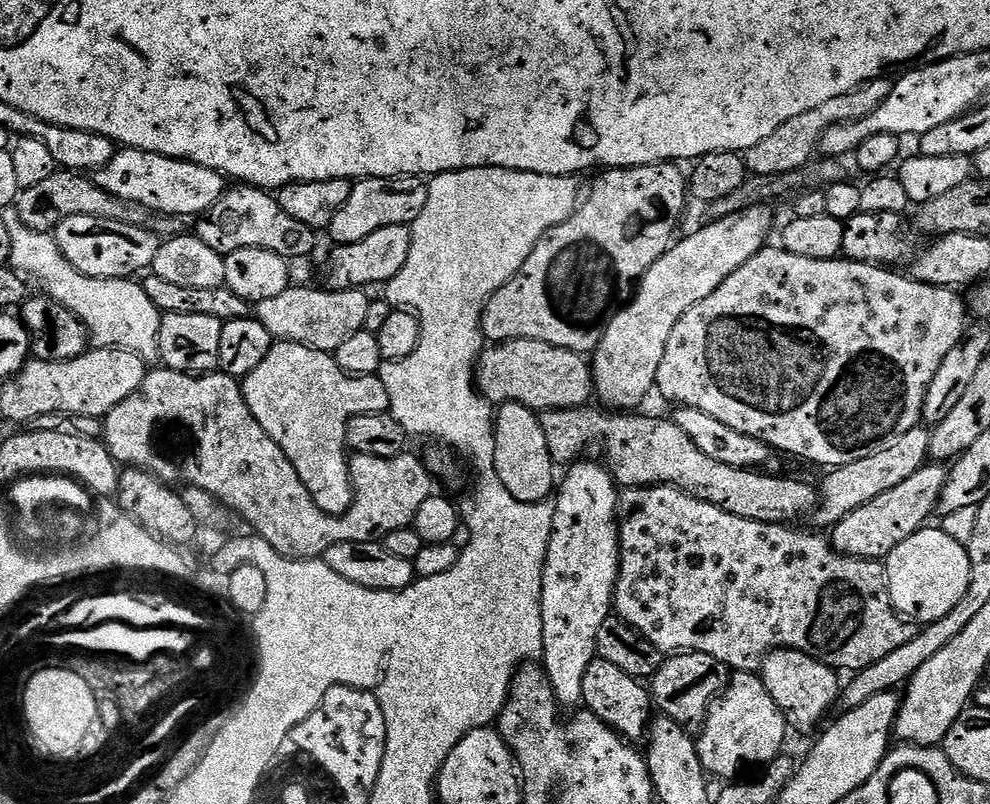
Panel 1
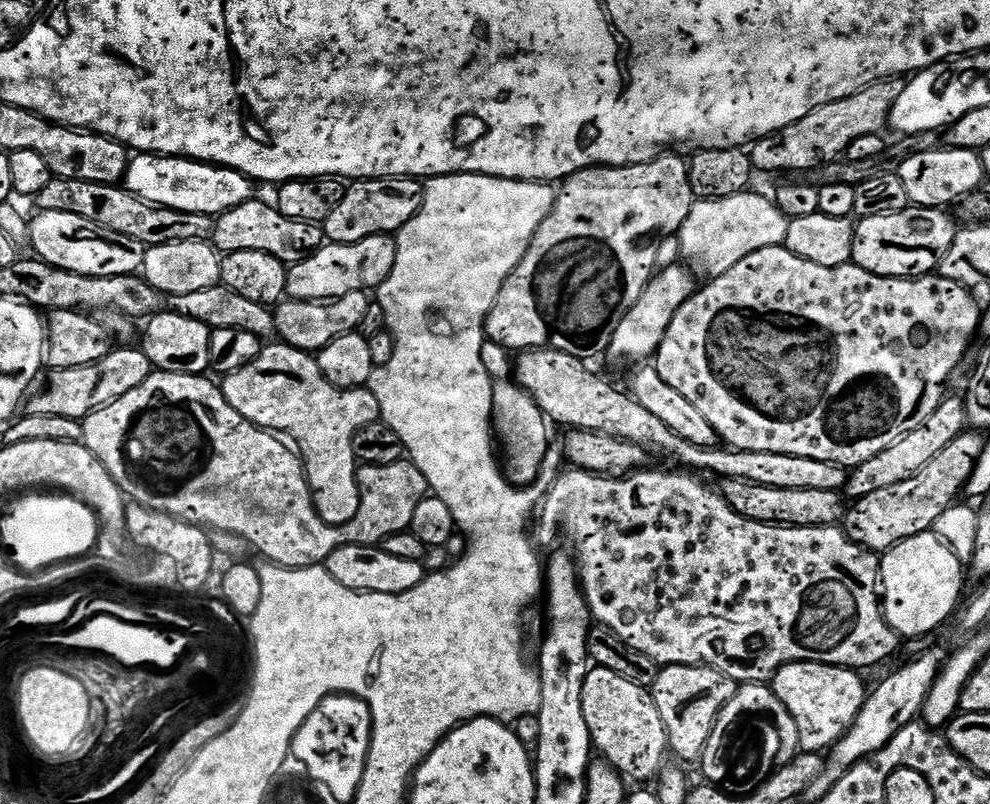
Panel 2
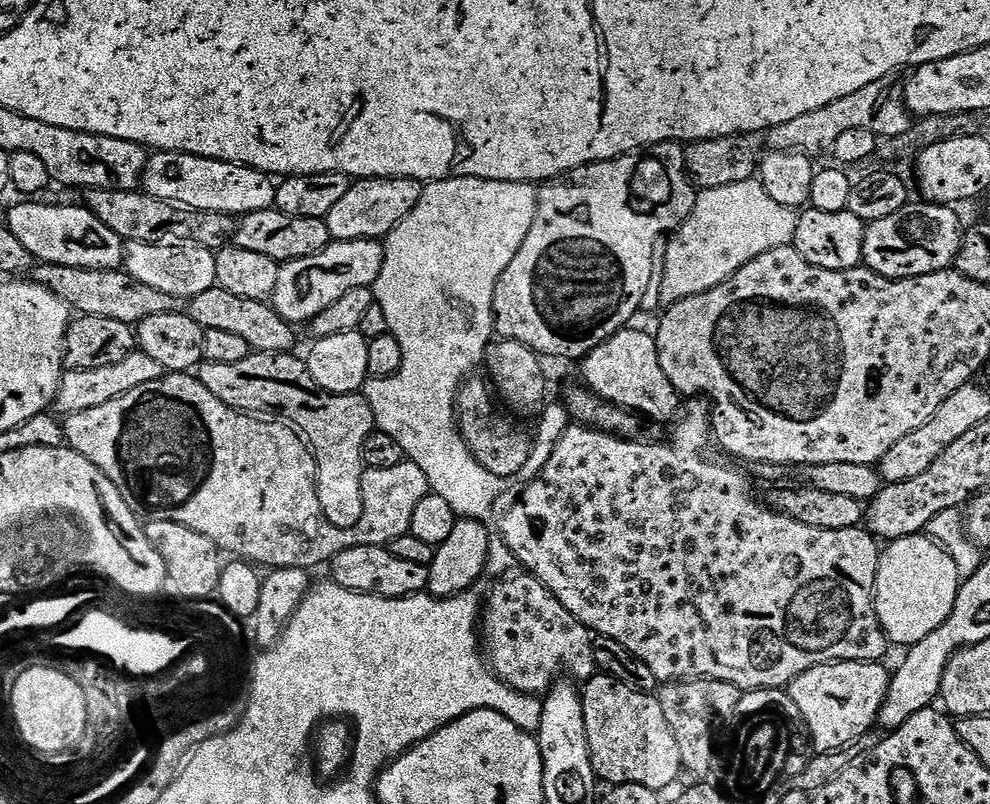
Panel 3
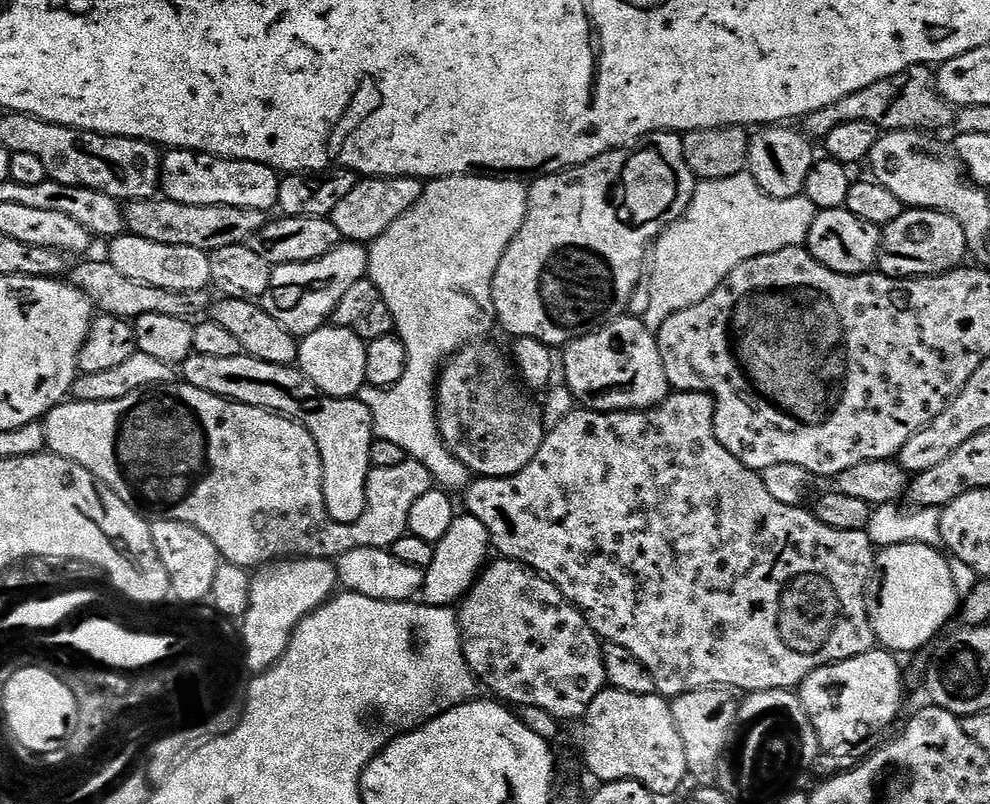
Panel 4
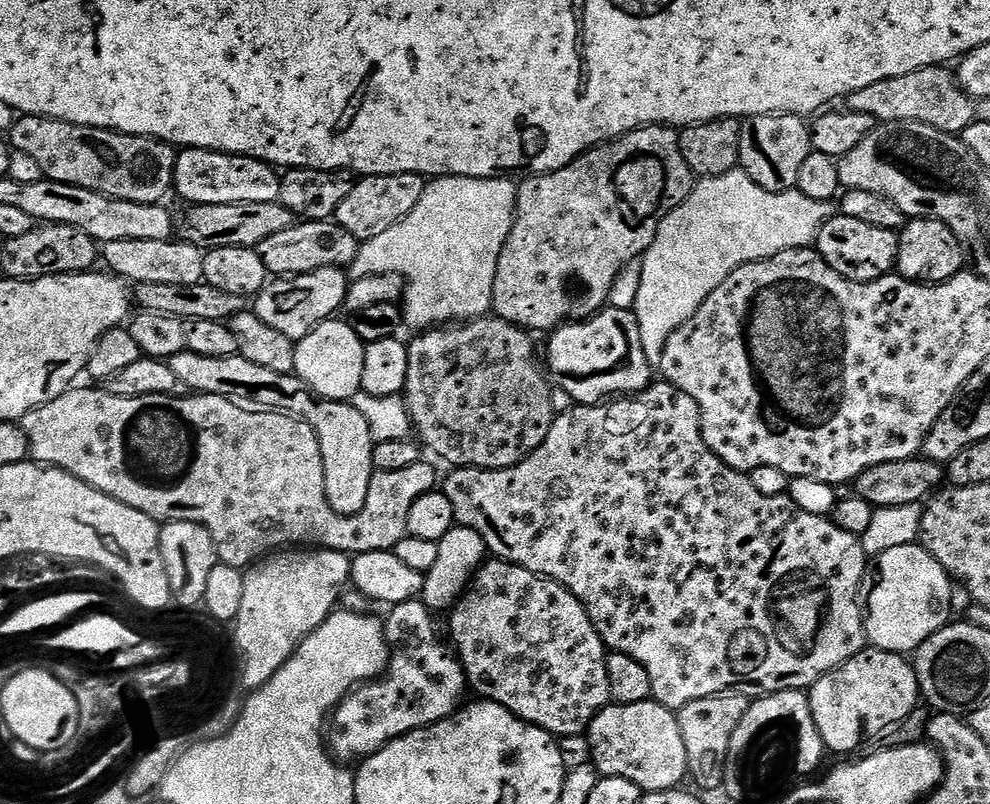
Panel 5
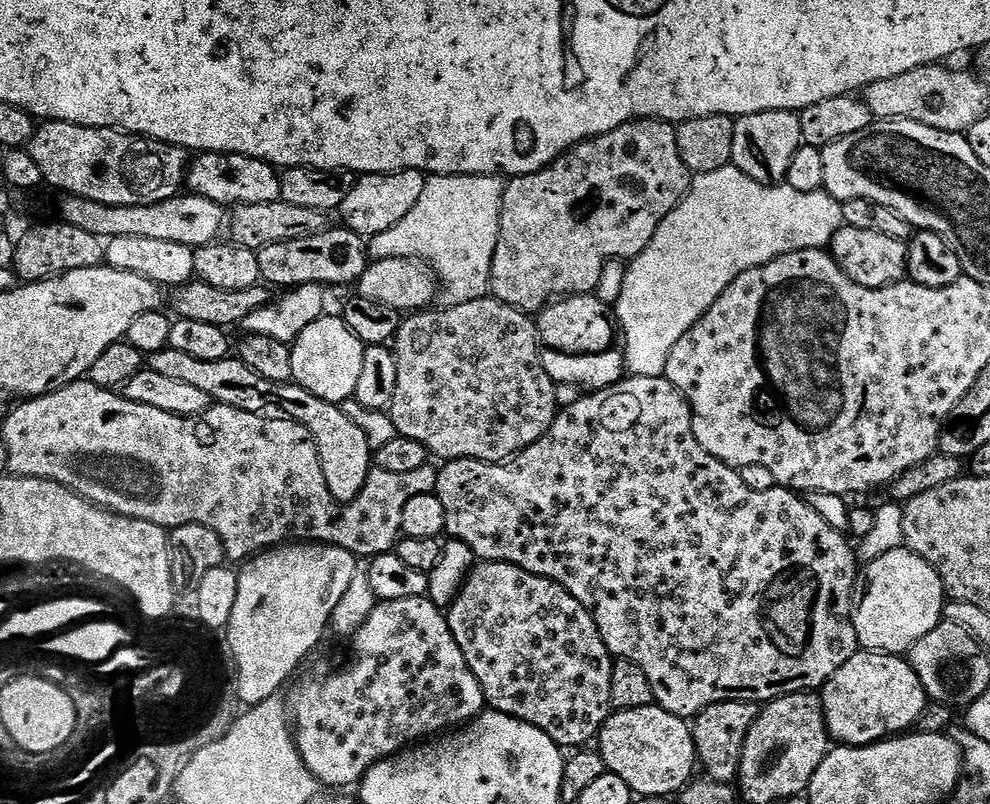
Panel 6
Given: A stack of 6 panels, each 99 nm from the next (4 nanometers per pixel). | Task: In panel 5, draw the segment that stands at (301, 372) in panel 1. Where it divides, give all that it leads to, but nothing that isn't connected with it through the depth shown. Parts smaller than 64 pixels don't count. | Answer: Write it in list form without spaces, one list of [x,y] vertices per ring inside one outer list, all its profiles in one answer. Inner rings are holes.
[[[190,351],[179,352],[167,360],[170,370],[174,372],[174,378],[189,393],[202,396],[225,396],[233,402],[247,402],[260,410],[273,412],[287,412],[289,416],[299,416],[314,430],[318,438],[318,446],[322,454],[322,466],[324,467],[324,499],[331,508],[343,516],[353,516],[366,506],[366,494],[370,490],[370,478],[374,471],[372,466],[372,445],[374,443],[370,434],[370,426],[366,426],[366,418],[358,414],[358,410],[350,402],[343,400],[321,400],[310,388],[306,388],[300,377],[293,374],[274,374],[274,370],[266,370],[239,354],[230,358],[202,358],[202,354],[194,354]]]

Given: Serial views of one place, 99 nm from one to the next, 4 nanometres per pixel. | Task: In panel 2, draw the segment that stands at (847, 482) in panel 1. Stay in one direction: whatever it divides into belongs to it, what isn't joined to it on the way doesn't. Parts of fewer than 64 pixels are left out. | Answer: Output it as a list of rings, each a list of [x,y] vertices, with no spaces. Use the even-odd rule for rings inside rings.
[[[949,395],[938,406],[938,410],[934,410],[934,414],[930,414],[930,418],[926,418],[926,422],[918,426],[918,430],[910,430],[910,434],[898,438],[894,446],[886,446],[882,454],[874,454],[874,458],[851,469],[846,489],[847,499],[861,500],[866,498],[866,494],[875,494],[877,490],[887,490],[898,482],[906,482],[906,478],[914,478],[914,474],[918,474],[918,470],[922,470],[926,462],[942,454],[942,450],[946,450],[946,446],[950,446],[950,442],[954,442],[954,438],[962,435],[968,427],[963,399],[959,395]]]

